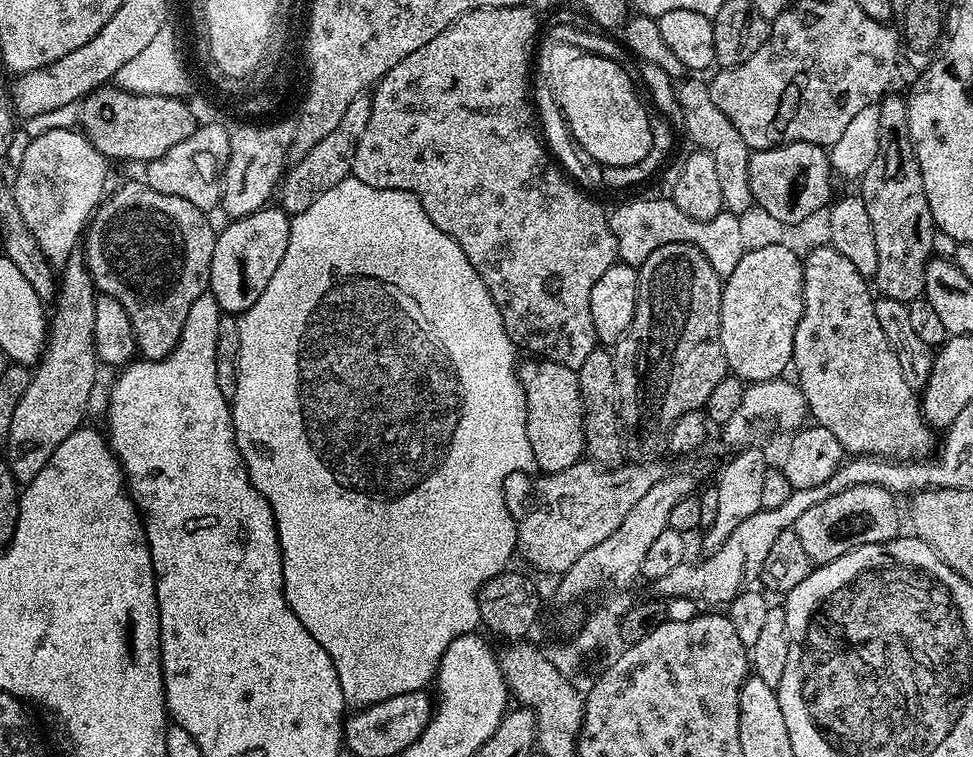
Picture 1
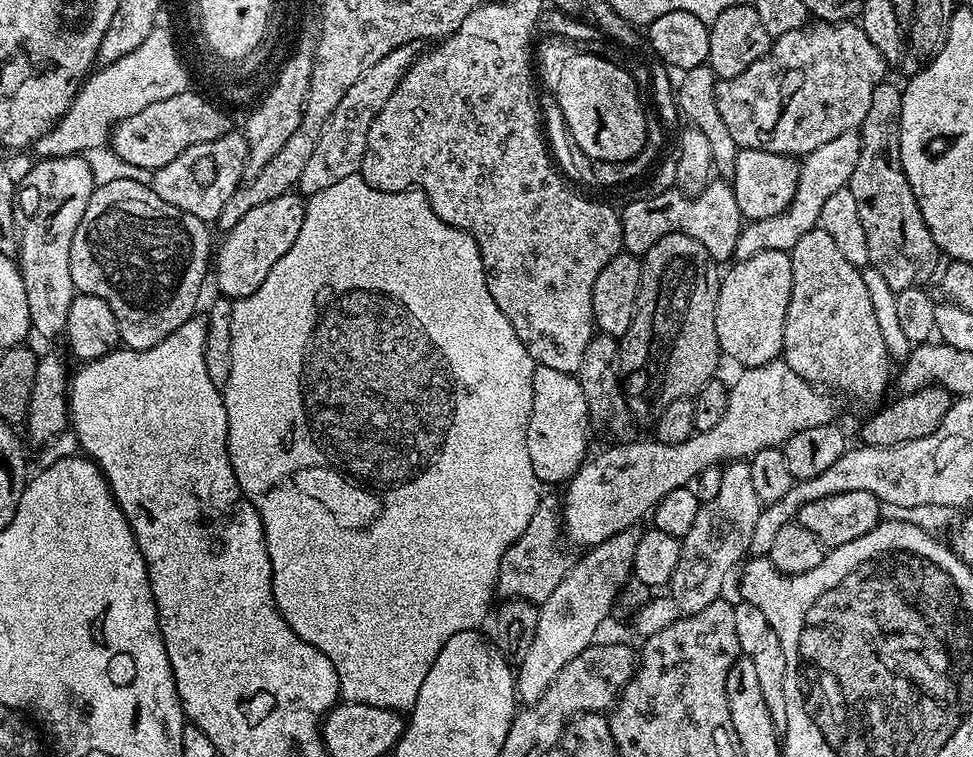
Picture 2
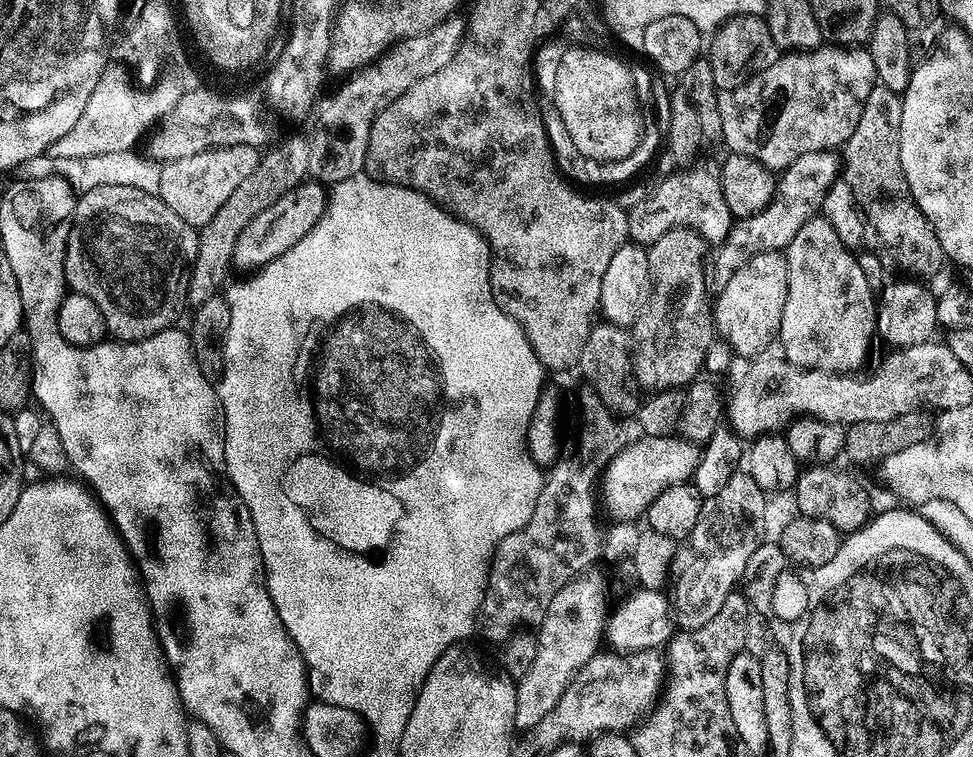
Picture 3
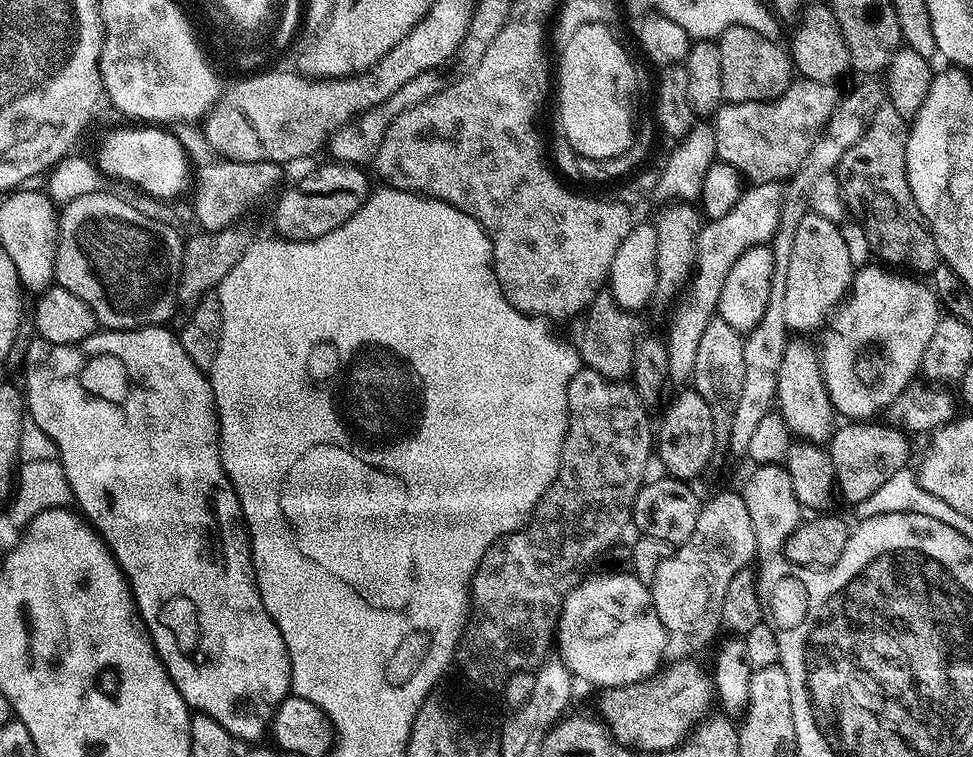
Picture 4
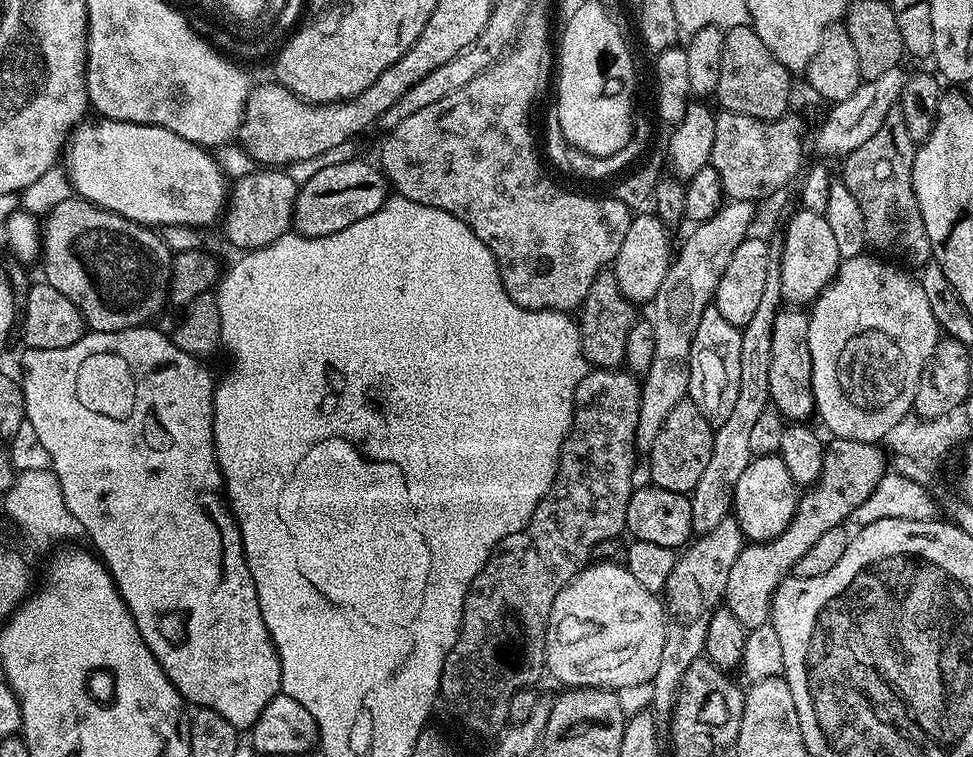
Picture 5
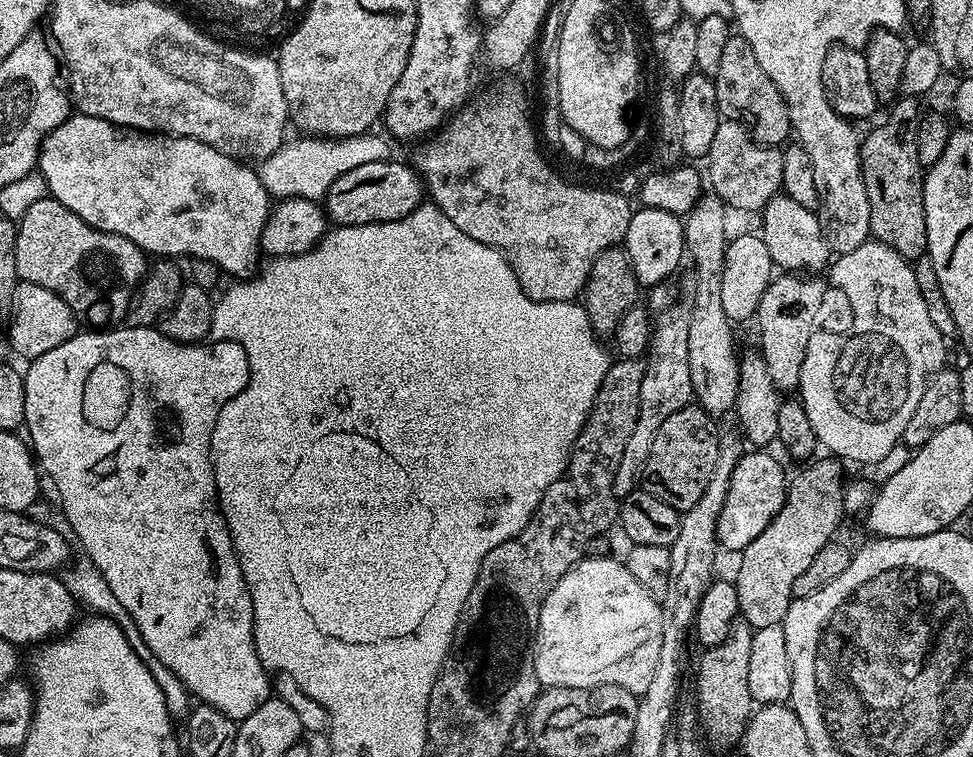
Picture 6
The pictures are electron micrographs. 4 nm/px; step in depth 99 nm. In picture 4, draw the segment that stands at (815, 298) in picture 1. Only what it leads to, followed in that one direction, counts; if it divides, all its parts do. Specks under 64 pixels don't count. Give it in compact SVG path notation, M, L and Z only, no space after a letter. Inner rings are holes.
M809 211L795 231L783 303L789 333L806 334L802 332L814 331L824 319L829 319L828 311L832 307L835 309L851 289L854 265L850 262L850 253L846 250L840 230L841 225Z

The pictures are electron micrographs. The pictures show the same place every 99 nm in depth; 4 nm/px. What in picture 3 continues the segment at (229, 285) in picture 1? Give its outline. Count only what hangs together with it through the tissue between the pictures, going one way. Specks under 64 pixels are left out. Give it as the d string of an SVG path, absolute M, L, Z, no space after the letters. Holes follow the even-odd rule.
M305 182L294 190L287 191L278 202L267 207L246 228L244 235L237 242L233 265L237 269L240 267L248 268L244 270L255 270L286 254L286 250L298 246L298 242L302 242L302 238L306 238L306 234L310 234L314 226L318 226L318 222L324 217L329 199L329 189L319 182Z

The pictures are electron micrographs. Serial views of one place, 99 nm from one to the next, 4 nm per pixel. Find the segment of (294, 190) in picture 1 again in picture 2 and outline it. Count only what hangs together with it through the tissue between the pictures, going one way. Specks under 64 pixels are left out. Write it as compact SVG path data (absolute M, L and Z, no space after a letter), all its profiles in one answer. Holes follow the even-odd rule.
M416 44L398 46L382 58L382 62L374 62L346 94L342 94L342 102L333 110L328 124L324 127L322 138L318 138L318 146L314 146L314 154L310 154L310 162L302 169L302 178L298 185L299 191L305 197L326 190L326 186L334 186L334 182L342 182L342 178L357 175L362 166L362 158L366 154L366 138L370 134L370 122L378 118L382 106L390 102L390 94L402 82L406 70L416 61L418 48Z

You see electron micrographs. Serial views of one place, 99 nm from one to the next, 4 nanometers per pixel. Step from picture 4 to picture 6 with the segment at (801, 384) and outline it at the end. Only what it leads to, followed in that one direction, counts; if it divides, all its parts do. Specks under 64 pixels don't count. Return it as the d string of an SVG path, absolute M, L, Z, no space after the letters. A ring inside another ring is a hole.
M812 274L777 275L768 284L766 294L762 294L762 302L754 317L755 323L760 323L758 352L766 362L770 382L781 394L792 394L799 389L802 364L806 362L806 346L810 346L823 304L824 284Z

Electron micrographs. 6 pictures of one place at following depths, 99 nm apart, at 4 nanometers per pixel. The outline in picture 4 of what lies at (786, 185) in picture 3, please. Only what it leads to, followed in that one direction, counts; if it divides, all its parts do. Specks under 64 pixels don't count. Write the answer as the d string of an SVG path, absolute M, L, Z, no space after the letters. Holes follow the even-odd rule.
M775 183L752 184L749 189L749 192L748 189L741 191L738 202L734 202L734 206L730 210L726 210L726 214L722 214L722 218L708 220L701 227L700 237L696 243L696 271L683 293L682 301L684 300L684 305L673 316L672 322L668 326L668 336L666 335L669 377L676 379L677 376L678 379L685 379L685 381L691 377L698 353L698 342L701 341L707 324L717 315L716 307L718 306L720 291L726 282L726 274L730 274L734 262L738 262L738 258L742 258L742 254L746 254L746 250L750 250L759 244L768 244L775 231L778 230L779 216L782 214L784 188L779 183Z

